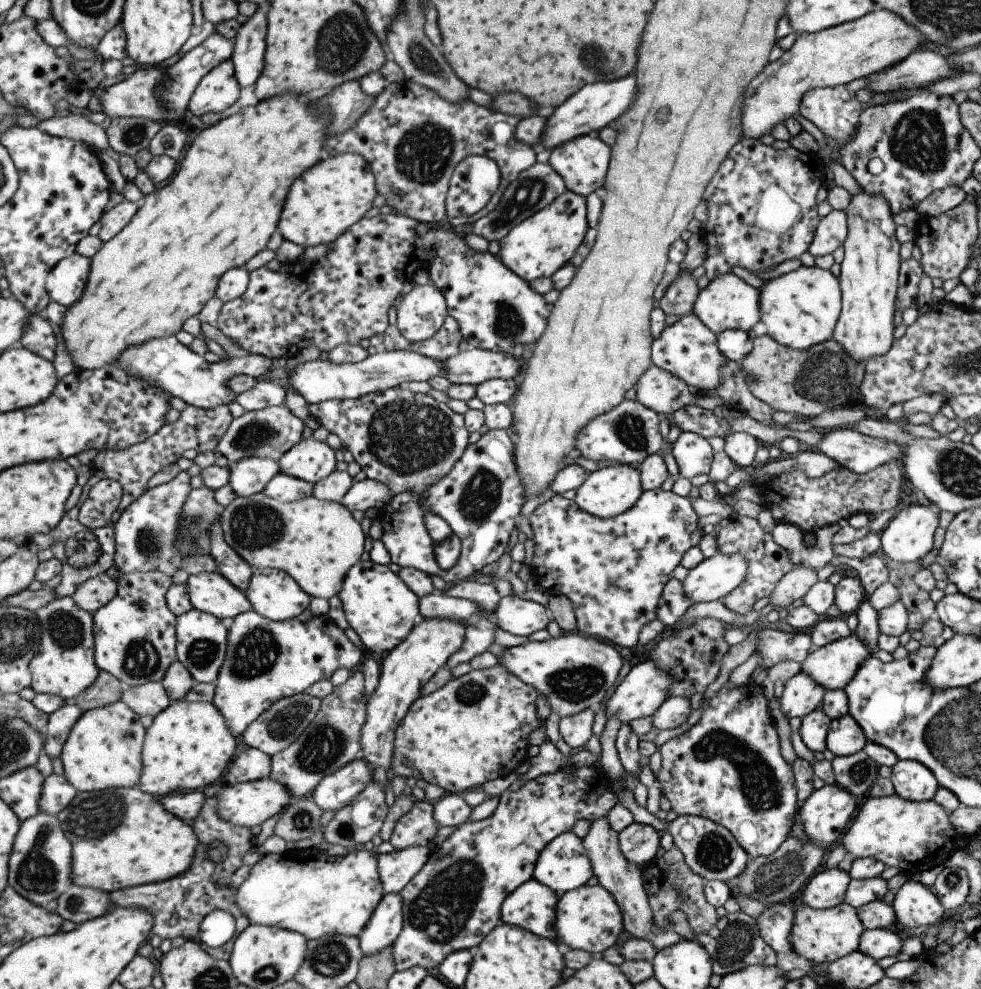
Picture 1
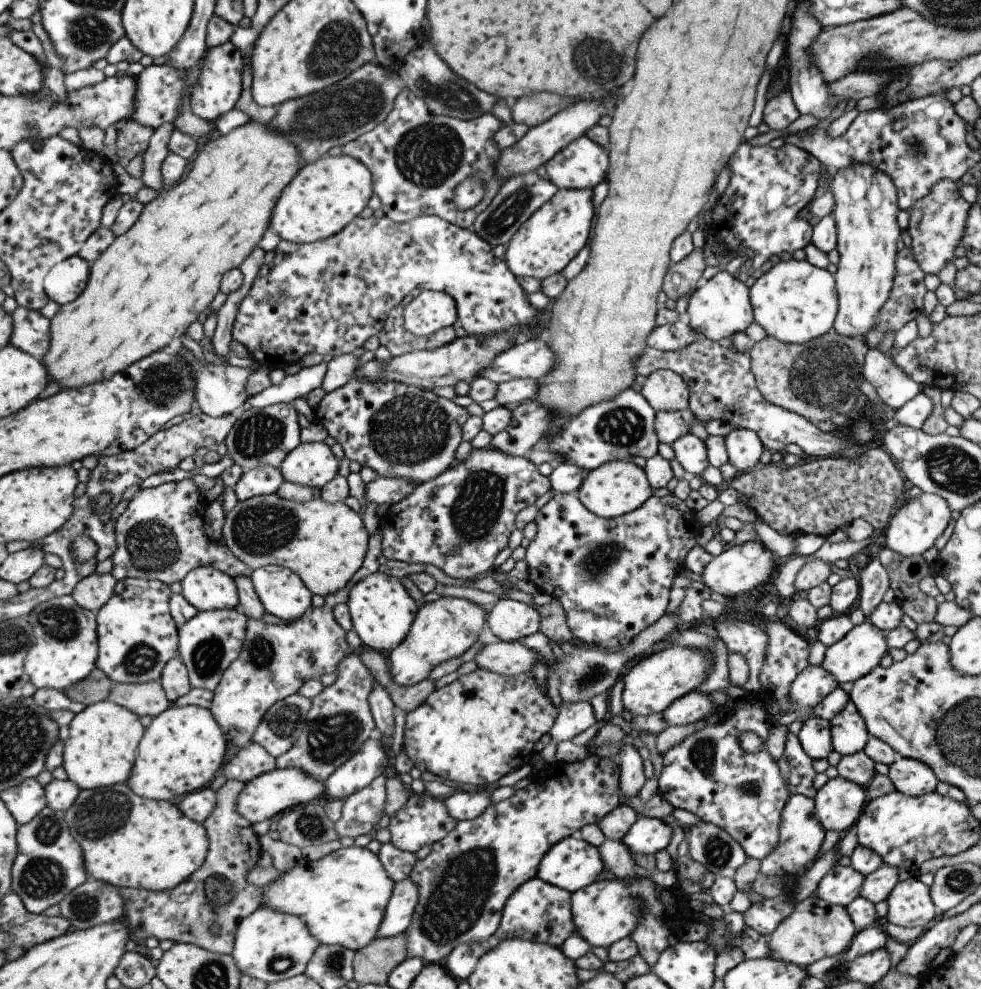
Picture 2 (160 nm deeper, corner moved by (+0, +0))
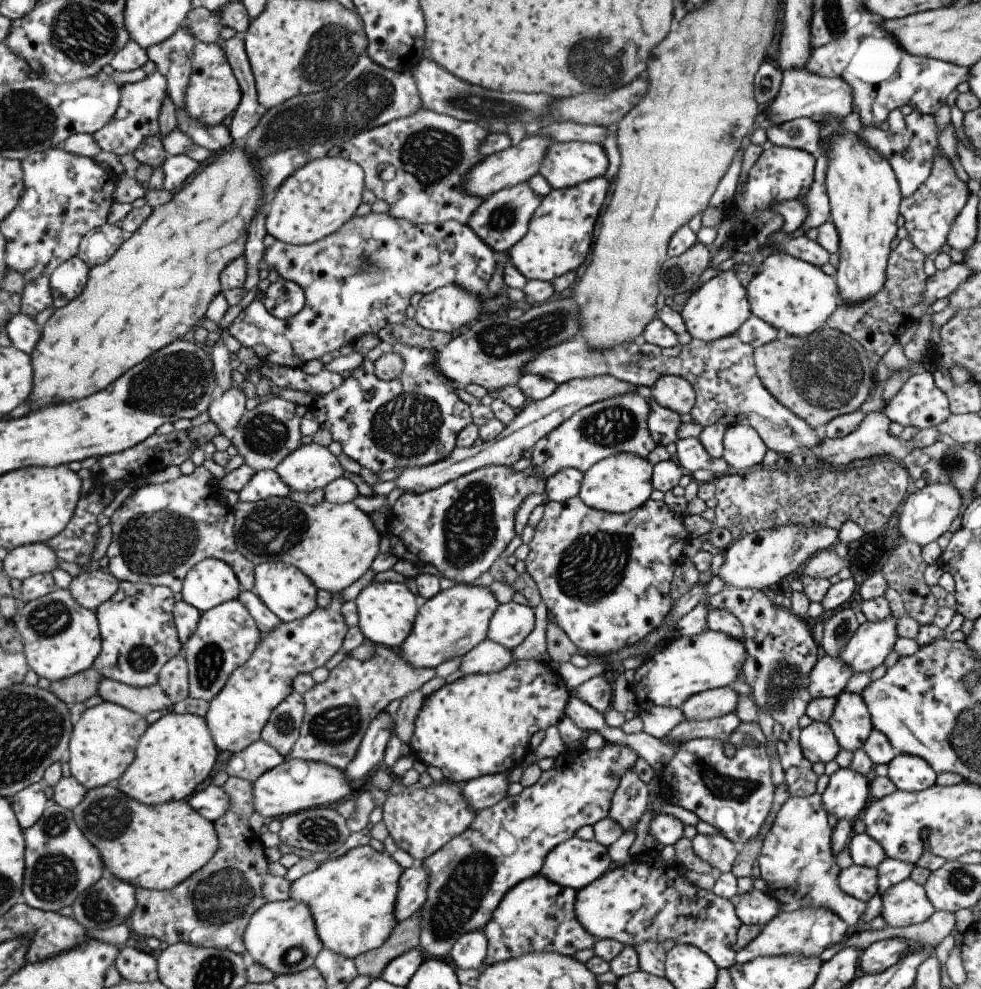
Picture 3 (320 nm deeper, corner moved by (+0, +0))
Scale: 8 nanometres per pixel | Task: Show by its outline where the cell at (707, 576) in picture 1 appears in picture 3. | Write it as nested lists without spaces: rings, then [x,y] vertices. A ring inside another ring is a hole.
[[[783,525],[774,529],[745,533],[731,542],[722,552],[723,562],[718,574],[725,586],[743,589],[767,590],[768,586],[793,574],[805,560],[817,551],[828,549],[838,542],[838,532],[825,525],[800,527]]]

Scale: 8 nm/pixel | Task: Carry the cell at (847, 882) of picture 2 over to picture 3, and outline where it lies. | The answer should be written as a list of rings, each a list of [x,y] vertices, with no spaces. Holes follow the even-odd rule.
[[[851,864],[840,869],[837,880],[841,891],[861,902],[866,903],[871,896],[877,894],[876,867]]]

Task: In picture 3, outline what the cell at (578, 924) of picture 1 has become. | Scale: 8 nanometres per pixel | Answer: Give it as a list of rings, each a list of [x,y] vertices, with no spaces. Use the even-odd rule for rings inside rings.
[[[658,853],[637,859],[629,858],[627,863],[608,869],[604,875],[576,891],[576,919],[595,940],[613,939],[632,947],[645,941],[662,944],[664,940],[673,940],[675,945],[696,946],[701,952],[707,953],[717,968],[728,969],[735,963],[734,956],[739,949],[736,944],[736,932],[741,922],[736,917],[734,906],[729,899],[688,882],[684,872],[679,869],[674,859],[666,862]]]

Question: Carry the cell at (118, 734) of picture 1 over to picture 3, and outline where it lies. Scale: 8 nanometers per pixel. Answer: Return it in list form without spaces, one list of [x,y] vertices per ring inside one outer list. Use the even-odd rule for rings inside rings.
[[[105,701],[89,707],[74,725],[70,740],[67,762],[71,776],[88,789],[116,784],[134,762],[139,741],[149,727],[150,724],[142,714],[133,712],[123,705]]]

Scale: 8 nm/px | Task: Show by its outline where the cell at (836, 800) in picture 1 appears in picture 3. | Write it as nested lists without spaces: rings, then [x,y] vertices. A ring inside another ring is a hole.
[[[839,767],[828,776],[824,792],[820,794],[825,812],[835,815],[837,819],[845,818],[853,822],[861,816],[869,802],[868,786],[865,775]]]

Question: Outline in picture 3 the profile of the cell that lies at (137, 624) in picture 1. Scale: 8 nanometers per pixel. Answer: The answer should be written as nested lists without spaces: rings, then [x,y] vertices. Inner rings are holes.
[[[121,581],[119,590],[96,610],[102,631],[102,651],[94,667],[107,677],[134,687],[148,687],[159,683],[162,668],[167,662],[182,653],[184,644],[175,624],[175,594],[165,585]]]

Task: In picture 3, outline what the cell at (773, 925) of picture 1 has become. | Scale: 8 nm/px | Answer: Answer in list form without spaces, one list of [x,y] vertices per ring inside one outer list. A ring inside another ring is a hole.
[[[751,889],[738,896],[734,911],[739,922],[746,925],[759,925],[762,927],[767,921],[778,913],[780,906],[774,898],[765,891]]]

